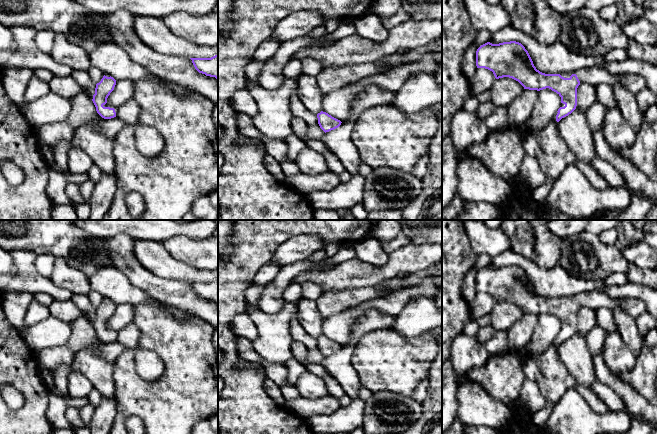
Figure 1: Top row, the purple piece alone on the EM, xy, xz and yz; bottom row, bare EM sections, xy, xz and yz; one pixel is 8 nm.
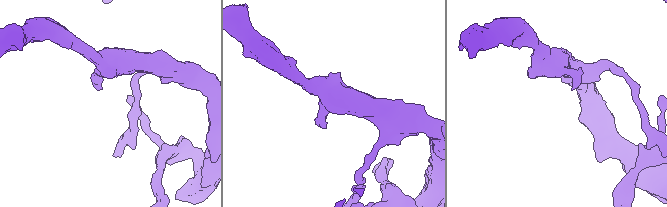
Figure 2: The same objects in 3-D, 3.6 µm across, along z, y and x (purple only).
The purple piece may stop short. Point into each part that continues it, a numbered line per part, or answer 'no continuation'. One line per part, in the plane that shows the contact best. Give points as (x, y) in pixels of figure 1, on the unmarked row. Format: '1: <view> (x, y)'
1: yz (595, 300)

